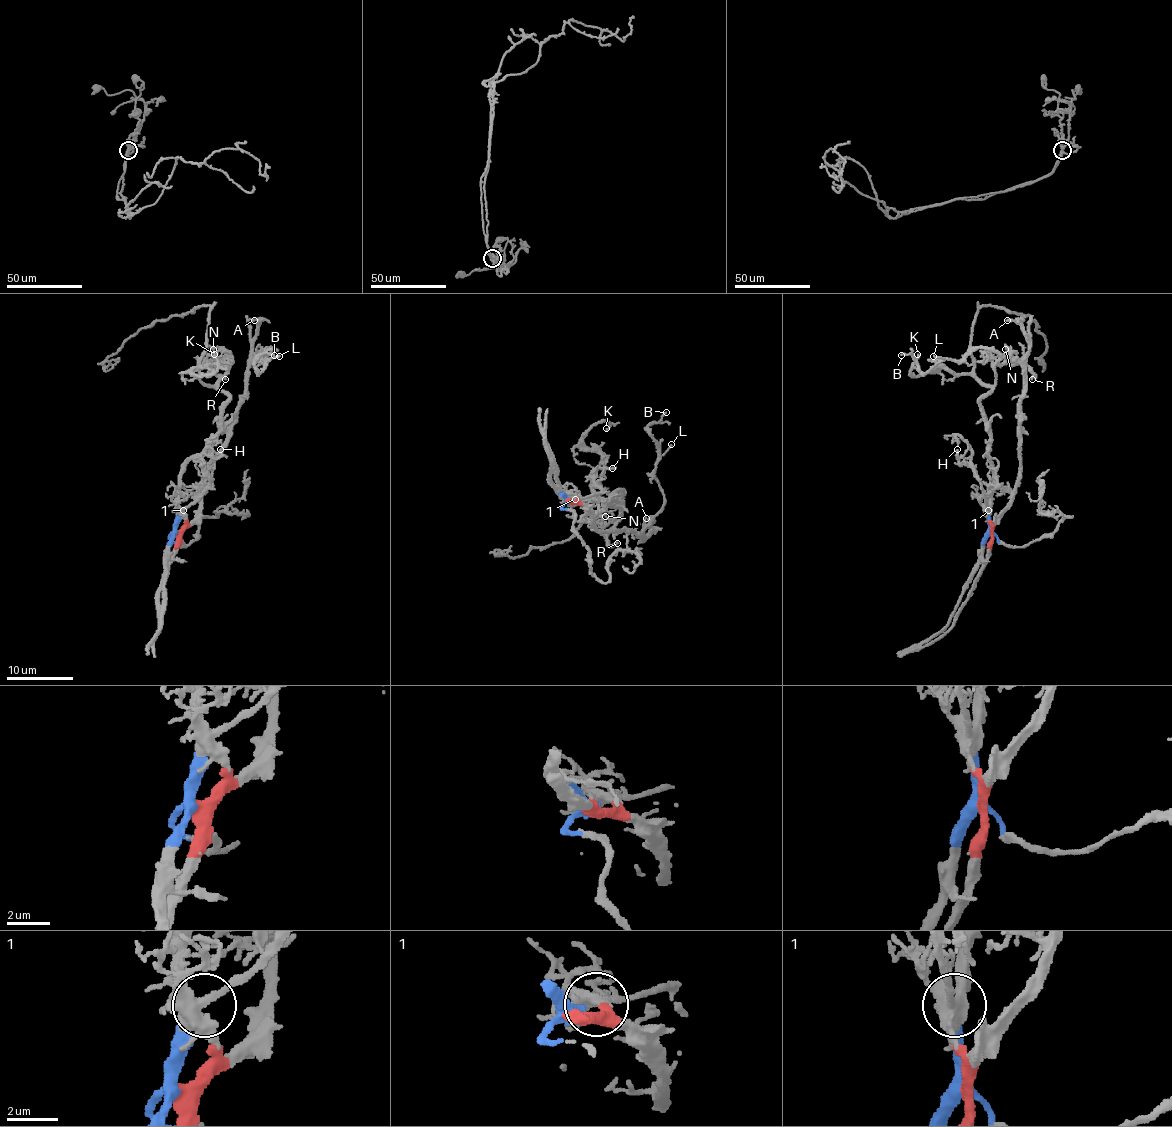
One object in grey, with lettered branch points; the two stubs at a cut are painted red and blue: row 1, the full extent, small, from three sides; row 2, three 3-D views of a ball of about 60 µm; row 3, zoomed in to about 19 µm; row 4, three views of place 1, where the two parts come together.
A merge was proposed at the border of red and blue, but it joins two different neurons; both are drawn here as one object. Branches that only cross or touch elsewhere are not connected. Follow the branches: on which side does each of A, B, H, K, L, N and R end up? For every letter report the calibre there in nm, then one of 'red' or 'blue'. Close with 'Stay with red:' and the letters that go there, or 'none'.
A: 240 nm | red
B: 170 nm | red
H: 150 nm | blue
K: 180 nm | blue
L: 150 nm | red
N: 140 nm | blue
R: 240 nm | blue
Stay with red: A, B, L

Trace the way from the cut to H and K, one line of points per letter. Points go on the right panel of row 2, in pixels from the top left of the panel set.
H: (990, 532), (985, 491), (971, 462), (970, 447), (958, 459), (956, 449)
K: (990, 532), (993, 472), (980, 400), (991, 389), (943, 367), (914, 375), (918, 353)

